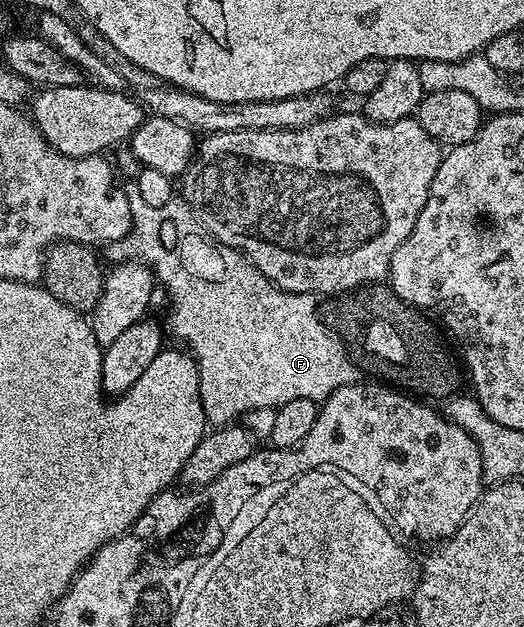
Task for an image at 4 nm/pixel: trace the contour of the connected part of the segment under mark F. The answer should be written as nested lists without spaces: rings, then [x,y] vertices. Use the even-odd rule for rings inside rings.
[[[134,183],[125,184],[123,191],[130,203],[134,237],[140,240],[140,245],[144,248],[143,260],[152,270],[155,280],[161,286],[164,284],[164,289],[168,292],[168,301],[172,304],[172,314],[169,315],[168,321],[172,324],[177,339],[185,341],[189,345],[187,348],[190,350],[191,356],[196,359],[196,366],[200,372],[200,402],[204,408],[204,420],[209,426],[231,425],[237,419],[240,419],[244,409],[268,409],[267,411],[272,411],[282,403],[290,403],[290,399],[314,399],[320,403],[331,393],[338,391],[338,387],[344,387],[344,381],[351,380],[351,365],[345,360],[344,353],[341,352],[341,348],[337,346],[332,336],[329,336],[320,325],[316,324],[316,318],[312,315],[312,301],[309,301],[308,297],[291,296],[284,289],[273,285],[266,279],[266,275],[262,275],[262,271],[258,271],[256,266],[243,253],[216,240],[208,232],[200,218],[194,215],[194,210],[187,200],[173,199],[170,203],[162,203],[162,207],[150,207],[150,203],[145,203],[142,195],[138,195],[138,187]]]

